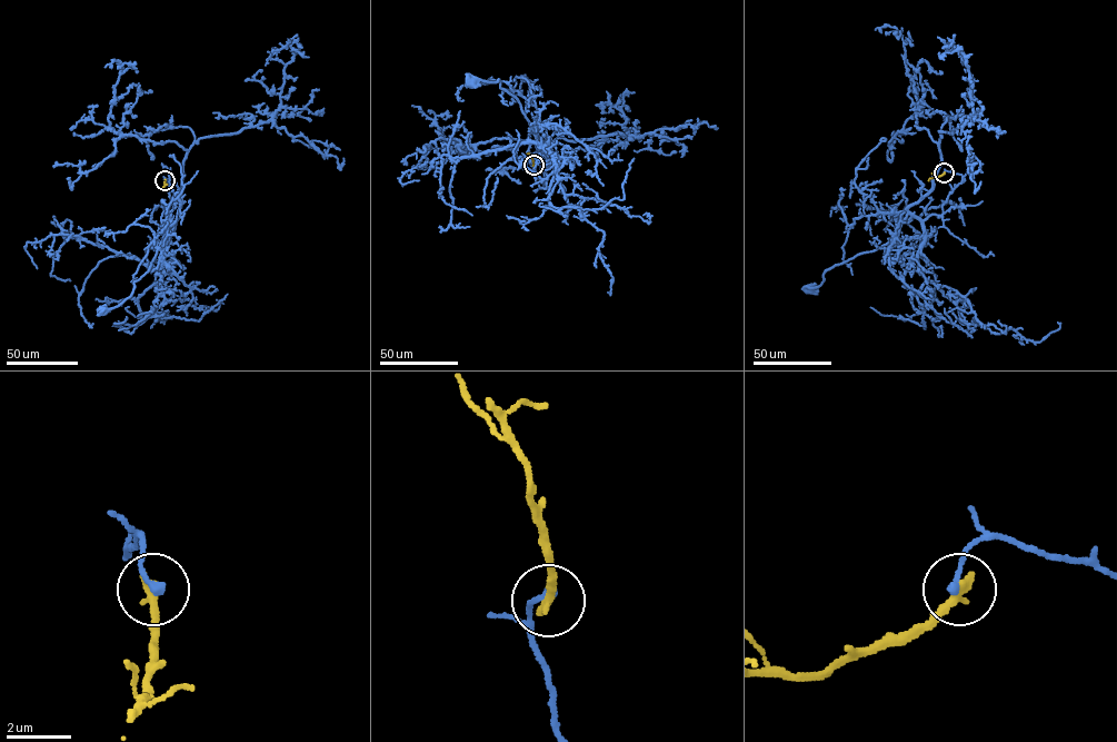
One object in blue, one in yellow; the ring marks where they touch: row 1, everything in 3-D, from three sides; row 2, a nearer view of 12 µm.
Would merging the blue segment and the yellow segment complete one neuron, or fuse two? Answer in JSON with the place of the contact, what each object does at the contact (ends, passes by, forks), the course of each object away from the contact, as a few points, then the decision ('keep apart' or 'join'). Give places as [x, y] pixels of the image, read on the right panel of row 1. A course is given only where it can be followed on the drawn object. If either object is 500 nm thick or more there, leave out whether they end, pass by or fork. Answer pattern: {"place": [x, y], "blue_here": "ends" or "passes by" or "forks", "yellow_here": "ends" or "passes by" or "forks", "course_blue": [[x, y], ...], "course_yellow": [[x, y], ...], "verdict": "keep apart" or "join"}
{"place": [944, 172], "blue_here": "ends", "yellow_here": "ends", "course_blue": [[944, 172], [965, 180], [948, 195], [943, 214], [920, 220], [907, 214], [898, 235], [836, 264], [814, 289]], "course_yellow": [[944, 172], [928, 180]], "verdict": "keep apart"}

